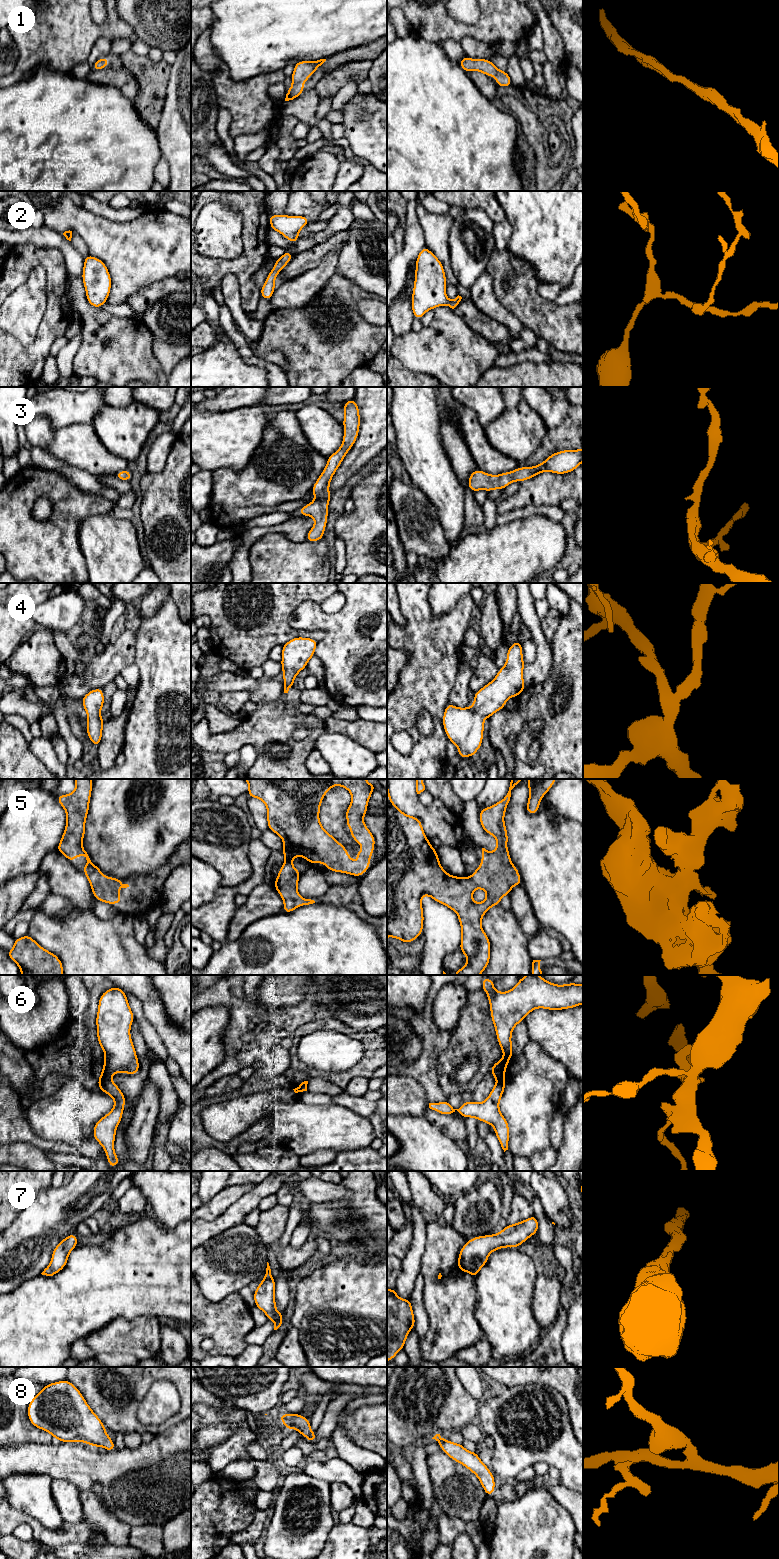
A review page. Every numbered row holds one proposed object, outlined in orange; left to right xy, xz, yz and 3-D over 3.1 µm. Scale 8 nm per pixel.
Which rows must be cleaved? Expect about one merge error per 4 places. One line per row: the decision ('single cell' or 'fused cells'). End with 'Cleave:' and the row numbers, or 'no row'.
1: single cell
2: single cell
3: single cell
4: single cell
5: single cell
6: fused cells
7: single cell
8: single cell
Cleave: 6

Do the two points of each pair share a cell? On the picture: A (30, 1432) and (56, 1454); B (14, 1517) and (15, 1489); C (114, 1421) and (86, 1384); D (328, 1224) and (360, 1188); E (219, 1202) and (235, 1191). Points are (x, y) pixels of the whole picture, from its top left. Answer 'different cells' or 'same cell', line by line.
A: different cells
B: different cells
C: same cell
D: same cell
E: same cell

